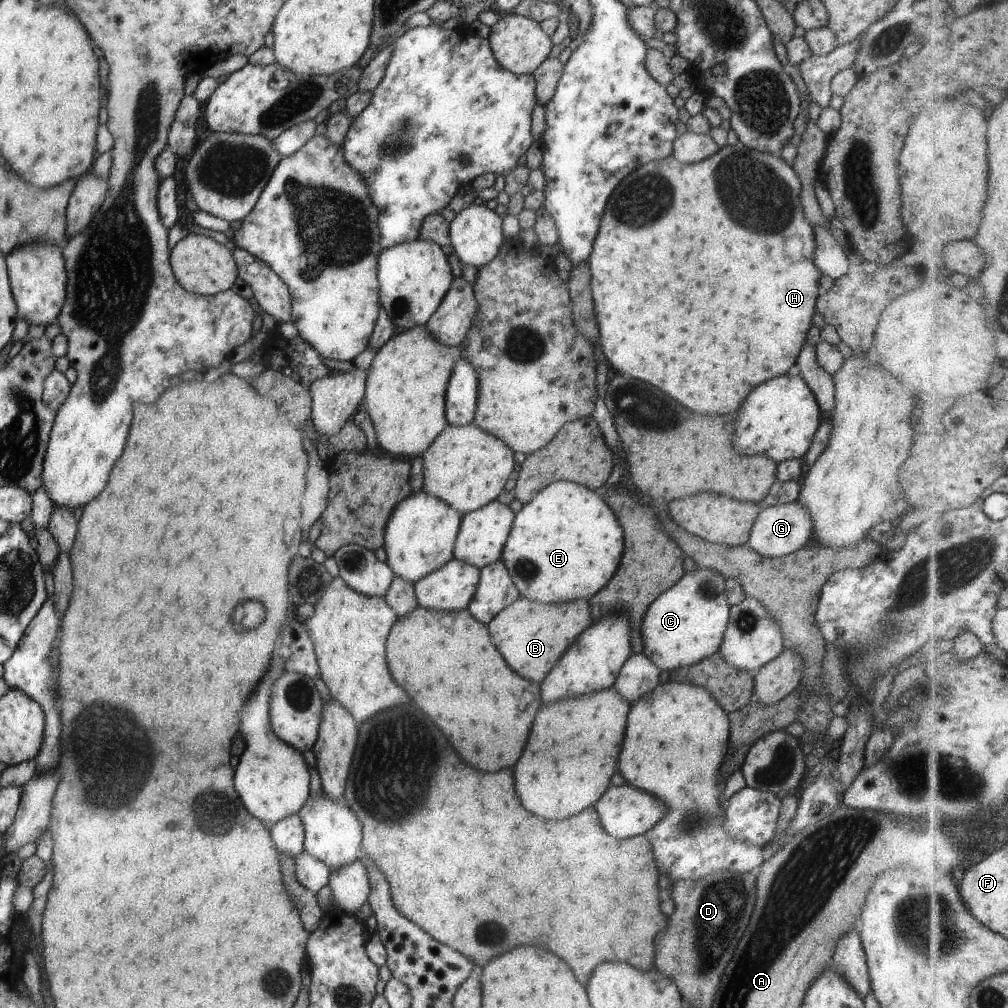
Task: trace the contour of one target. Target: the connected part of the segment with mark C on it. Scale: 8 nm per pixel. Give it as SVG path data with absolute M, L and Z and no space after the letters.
M695 567L694 570L683 573L675 584L664 590L647 607L638 626L642 636L642 653L659 670L667 672L674 668L695 664L713 654L718 650L728 619L729 606L724 592L724 576L719 575L713 569Z

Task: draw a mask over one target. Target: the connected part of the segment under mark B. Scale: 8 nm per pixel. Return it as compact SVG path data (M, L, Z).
M521 597L496 612L487 626L491 642L495 644L497 652L503 656L507 666L521 678L539 684L575 637L588 627L591 620L590 608L585 600L557 604L540 603Z

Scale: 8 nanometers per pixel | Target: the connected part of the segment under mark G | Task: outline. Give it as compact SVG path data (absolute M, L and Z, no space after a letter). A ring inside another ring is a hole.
M792 500L785 504L762 507L751 525L746 545L764 557L780 557L801 548L811 536L812 526L808 510Z

